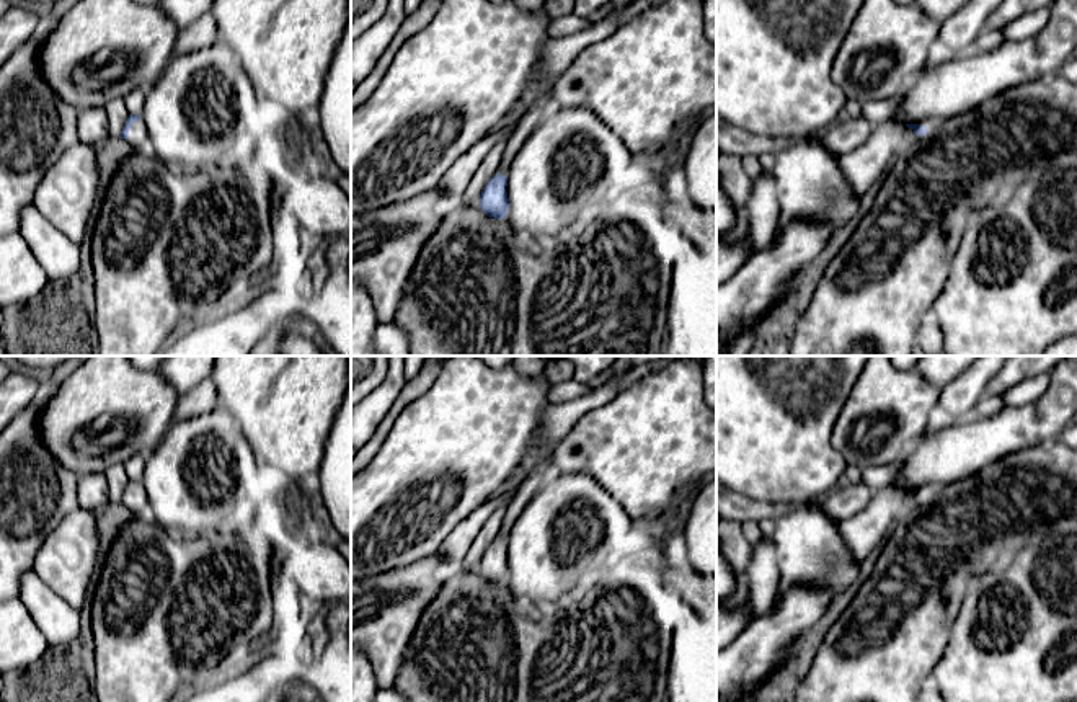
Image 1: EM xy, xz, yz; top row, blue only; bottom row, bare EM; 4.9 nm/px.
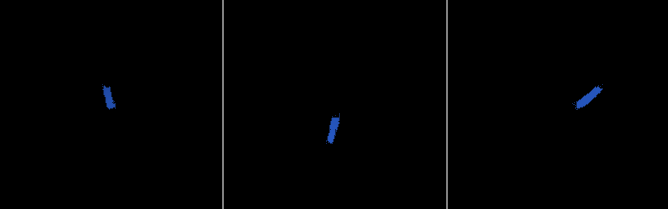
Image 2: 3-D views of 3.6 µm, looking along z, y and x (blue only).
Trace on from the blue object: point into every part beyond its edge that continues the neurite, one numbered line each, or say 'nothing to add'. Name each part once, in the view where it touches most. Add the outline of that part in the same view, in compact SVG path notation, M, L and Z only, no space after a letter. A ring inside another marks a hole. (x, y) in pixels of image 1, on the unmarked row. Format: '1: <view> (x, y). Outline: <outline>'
1: xy (139, 503). Outline: M139 483L129 493L129 503L126 506L132 514L148 514L150 513L150 501L144 488L144 483Z

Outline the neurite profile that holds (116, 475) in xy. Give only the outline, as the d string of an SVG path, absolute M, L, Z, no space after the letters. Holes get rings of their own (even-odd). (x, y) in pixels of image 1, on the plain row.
M114 464L104 472L109 487L109 503L119 503L129 483L129 477L122 464Z

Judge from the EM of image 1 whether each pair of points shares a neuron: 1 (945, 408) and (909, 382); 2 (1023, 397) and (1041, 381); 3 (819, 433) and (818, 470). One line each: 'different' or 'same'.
1: different
2: same
3: same

